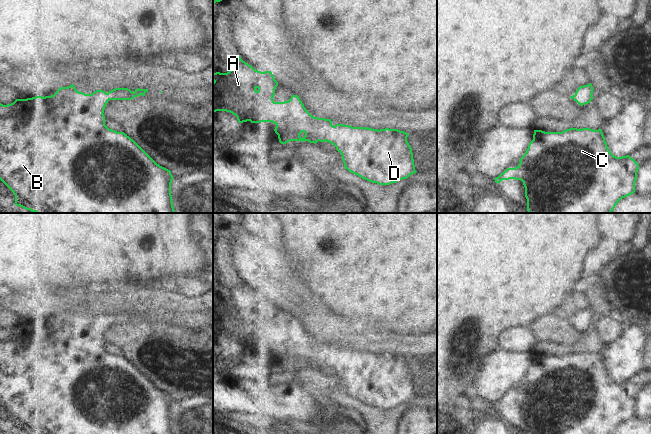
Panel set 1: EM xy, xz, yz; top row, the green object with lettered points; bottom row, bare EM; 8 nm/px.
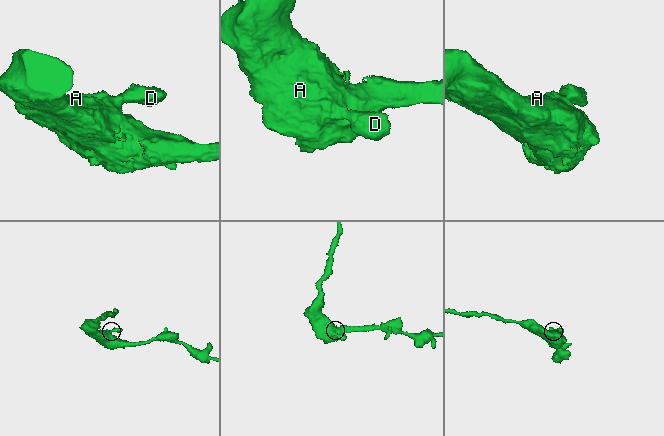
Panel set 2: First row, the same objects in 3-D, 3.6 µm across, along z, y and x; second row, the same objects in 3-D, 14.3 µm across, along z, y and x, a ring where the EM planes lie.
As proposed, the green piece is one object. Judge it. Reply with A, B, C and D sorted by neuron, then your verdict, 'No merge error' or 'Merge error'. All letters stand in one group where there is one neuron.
Groups: A B C D. No merge error.

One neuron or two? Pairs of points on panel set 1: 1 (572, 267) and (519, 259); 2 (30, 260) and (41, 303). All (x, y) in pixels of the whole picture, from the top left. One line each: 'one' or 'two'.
1: one
2: two

